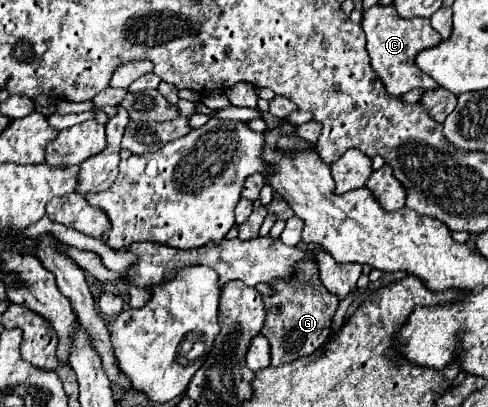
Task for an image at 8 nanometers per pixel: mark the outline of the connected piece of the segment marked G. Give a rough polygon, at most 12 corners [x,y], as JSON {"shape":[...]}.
{"shape":[[316,264],[264,296],[272,366],[328,342],[340,300]]}

